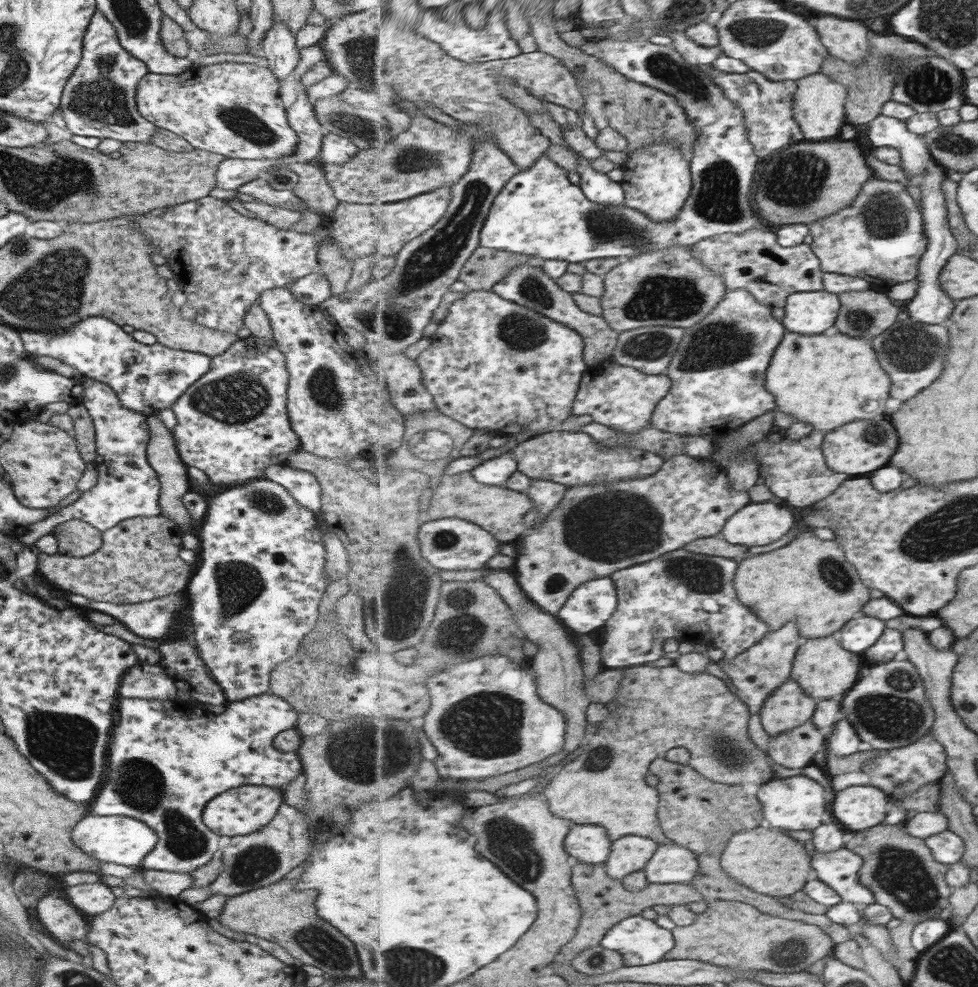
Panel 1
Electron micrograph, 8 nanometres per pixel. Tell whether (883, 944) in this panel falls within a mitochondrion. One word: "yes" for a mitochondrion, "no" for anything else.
no

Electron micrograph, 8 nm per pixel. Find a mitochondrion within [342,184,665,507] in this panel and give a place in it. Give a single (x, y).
(607, 229)

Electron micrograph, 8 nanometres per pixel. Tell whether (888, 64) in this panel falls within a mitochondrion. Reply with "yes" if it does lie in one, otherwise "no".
yes

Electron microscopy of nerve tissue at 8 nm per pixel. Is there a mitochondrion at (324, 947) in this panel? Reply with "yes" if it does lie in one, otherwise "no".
yes

